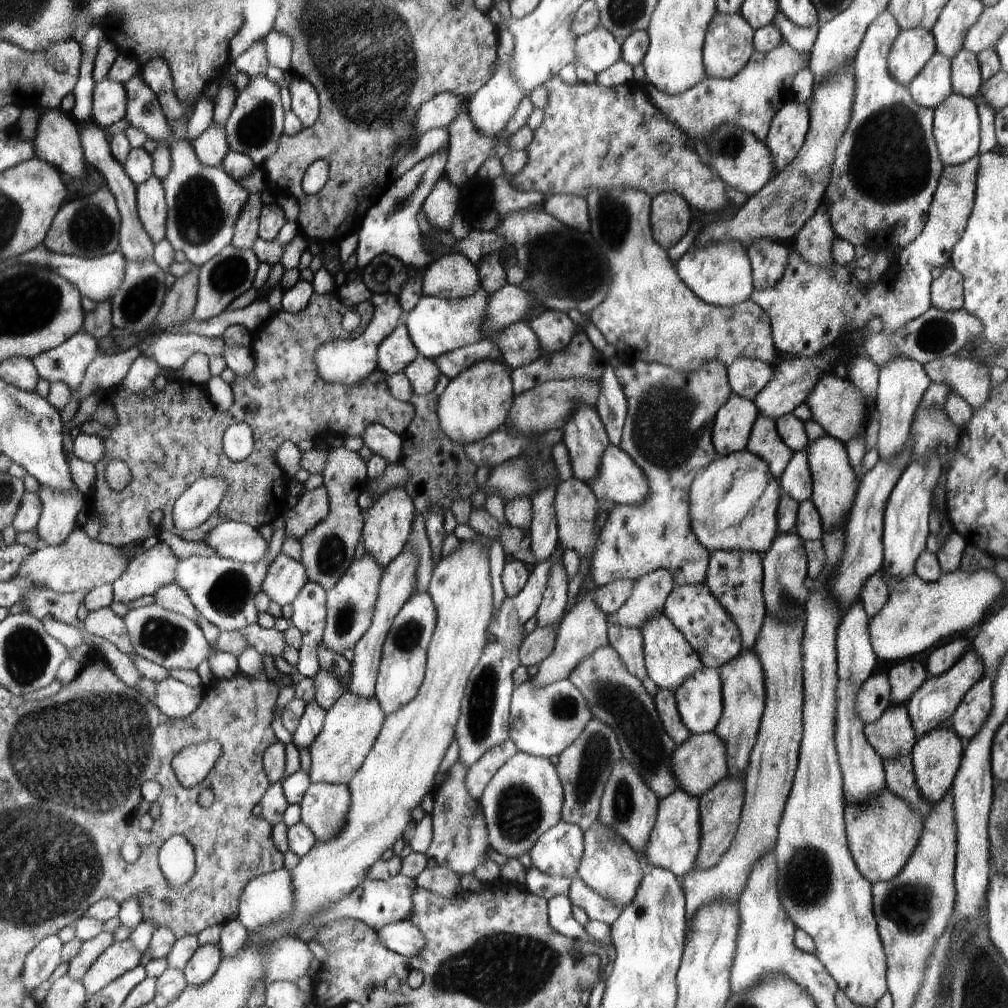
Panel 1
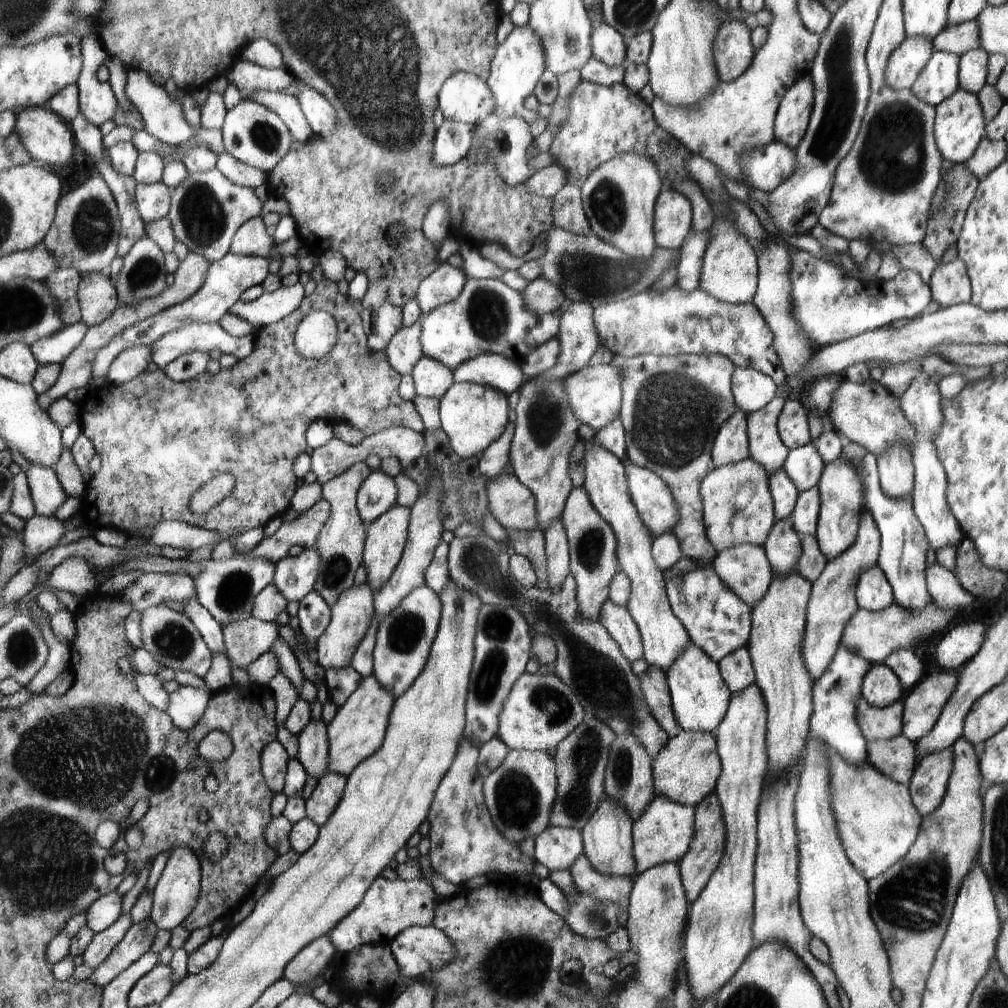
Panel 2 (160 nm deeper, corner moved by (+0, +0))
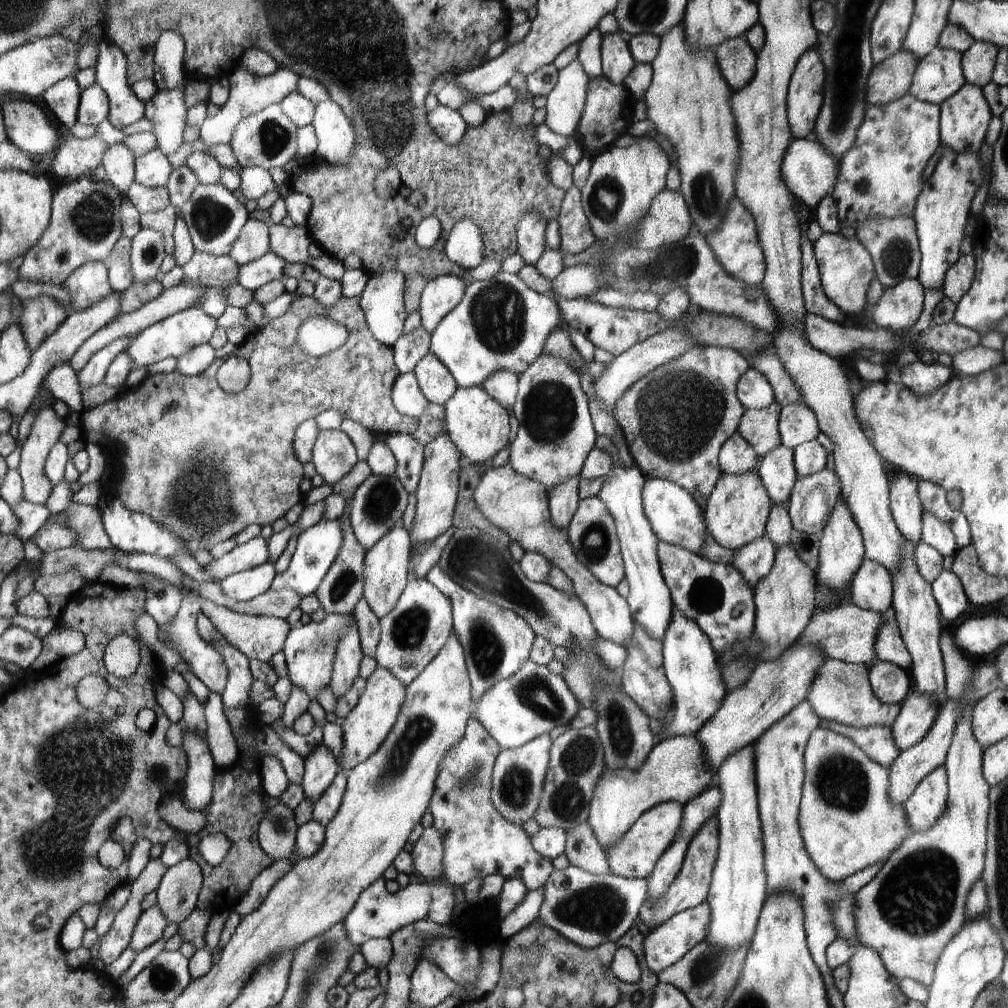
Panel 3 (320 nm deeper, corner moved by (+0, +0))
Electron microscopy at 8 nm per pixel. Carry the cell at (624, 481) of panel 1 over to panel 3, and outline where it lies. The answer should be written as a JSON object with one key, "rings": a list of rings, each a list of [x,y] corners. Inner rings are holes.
{"rings":[[[644,478],[643,510],[658,536],[659,542],[672,544],[694,554],[702,554],[706,544],[706,516],[700,510],[700,504],[692,498],[688,491],[674,482],[665,479]]]}

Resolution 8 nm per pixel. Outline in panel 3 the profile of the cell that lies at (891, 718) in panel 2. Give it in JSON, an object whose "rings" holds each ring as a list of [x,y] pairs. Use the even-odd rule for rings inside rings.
{"rings":[[[830,658],[824,662],[826,664],[820,666],[822,670],[820,674],[816,674],[816,680],[812,682],[811,692],[806,700],[811,703],[815,714],[822,721],[834,721],[856,728],[895,725],[896,718],[902,712],[901,704],[887,705],[876,698],[868,678],[869,666]]]}

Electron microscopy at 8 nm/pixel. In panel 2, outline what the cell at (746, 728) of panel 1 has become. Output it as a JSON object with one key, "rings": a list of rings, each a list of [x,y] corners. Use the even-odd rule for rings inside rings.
{"rings":[[[755,682],[743,691],[732,693],[731,704],[723,718],[722,724],[713,732],[718,740],[719,757],[723,770],[714,792],[719,797],[726,820],[726,849],[718,868],[712,873],[701,896],[690,904],[690,912],[686,924],[686,938],[683,942],[683,958],[689,974],[689,985],[697,999],[705,999],[723,988],[738,972],[743,962],[755,948],[753,921],[755,920],[755,860],[758,850],[758,810],[762,804],[762,796],[768,778],[768,746],[767,746],[767,705],[763,691]]]}

